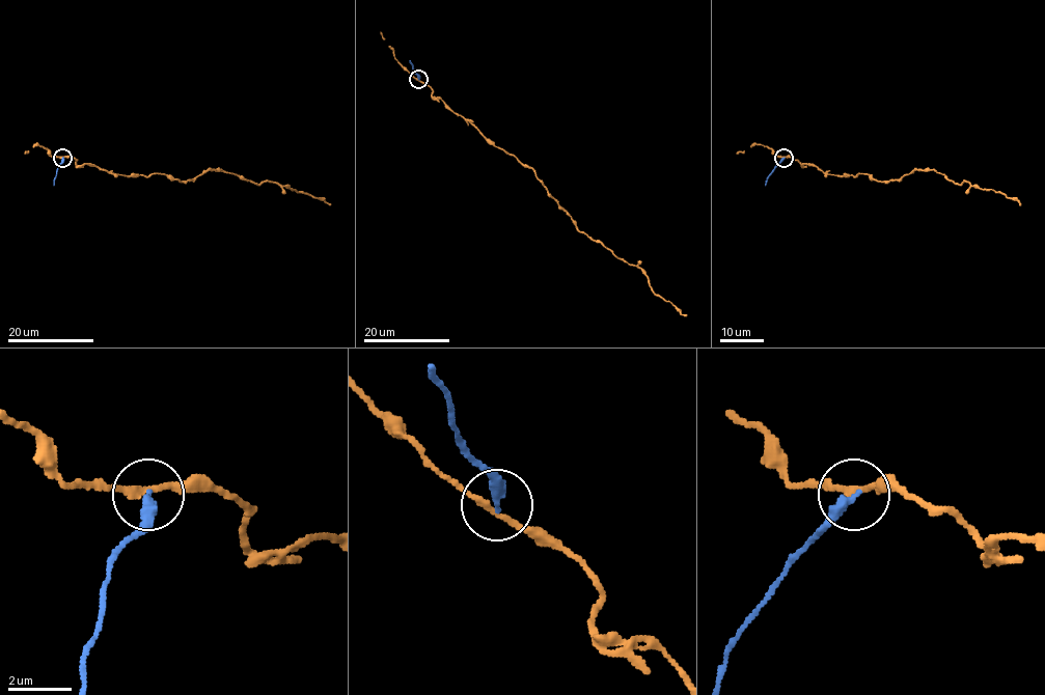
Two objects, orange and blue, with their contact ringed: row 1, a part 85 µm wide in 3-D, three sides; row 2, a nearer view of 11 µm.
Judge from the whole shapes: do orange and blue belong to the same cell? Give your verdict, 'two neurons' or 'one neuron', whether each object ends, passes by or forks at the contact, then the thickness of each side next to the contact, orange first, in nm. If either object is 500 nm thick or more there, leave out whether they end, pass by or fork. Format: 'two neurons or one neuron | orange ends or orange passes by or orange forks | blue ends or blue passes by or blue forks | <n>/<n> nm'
two neurons | orange passes by | blue ends | 190/320 nm

